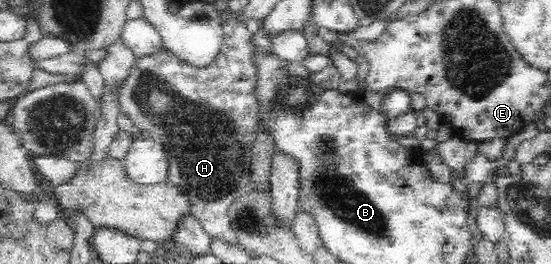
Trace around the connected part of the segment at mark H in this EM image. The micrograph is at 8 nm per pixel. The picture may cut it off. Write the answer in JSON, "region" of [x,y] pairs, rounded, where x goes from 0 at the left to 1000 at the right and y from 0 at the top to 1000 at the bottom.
{"region":[[[408,72],[403,76],[403,133],[401,178],[397,178],[397,201],[390,208],[390,223],[379,239],[379,246],[368,246],[368,254],[352,254],[347,239],[341,239],[336,223],[327,223],[321,208],[312,201],[309,186],[292,163],[292,178],[278,201],[267,201],[267,208],[256,208],[247,216],[245,239],[234,254],[229,280],[207,318],[194,326],[189,322],[189,337],[207,367],[211,402],[214,405],[216,436],[223,436],[230,458],[238,458],[238,473],[245,473],[256,504],[256,519],[263,527],[276,527],[290,545],[301,553],[303,583],[307,583],[307,682],[325,705],[325,720],[332,723],[332,735],[339,735],[348,765],[347,807],[348,818],[365,848],[365,860],[383,890],[385,902],[408,913],[416,928],[432,928],[430,894],[417,856],[417,830],[412,814],[412,795],[423,773],[423,761],[443,731],[448,682],[456,678],[456,576],[454,549],[456,530],[463,511],[463,485],[466,462],[472,455],[470,428],[474,428],[474,386],[470,386],[470,261],[465,239],[465,189],[456,159],[457,125],[448,114],[443,72]]]}

